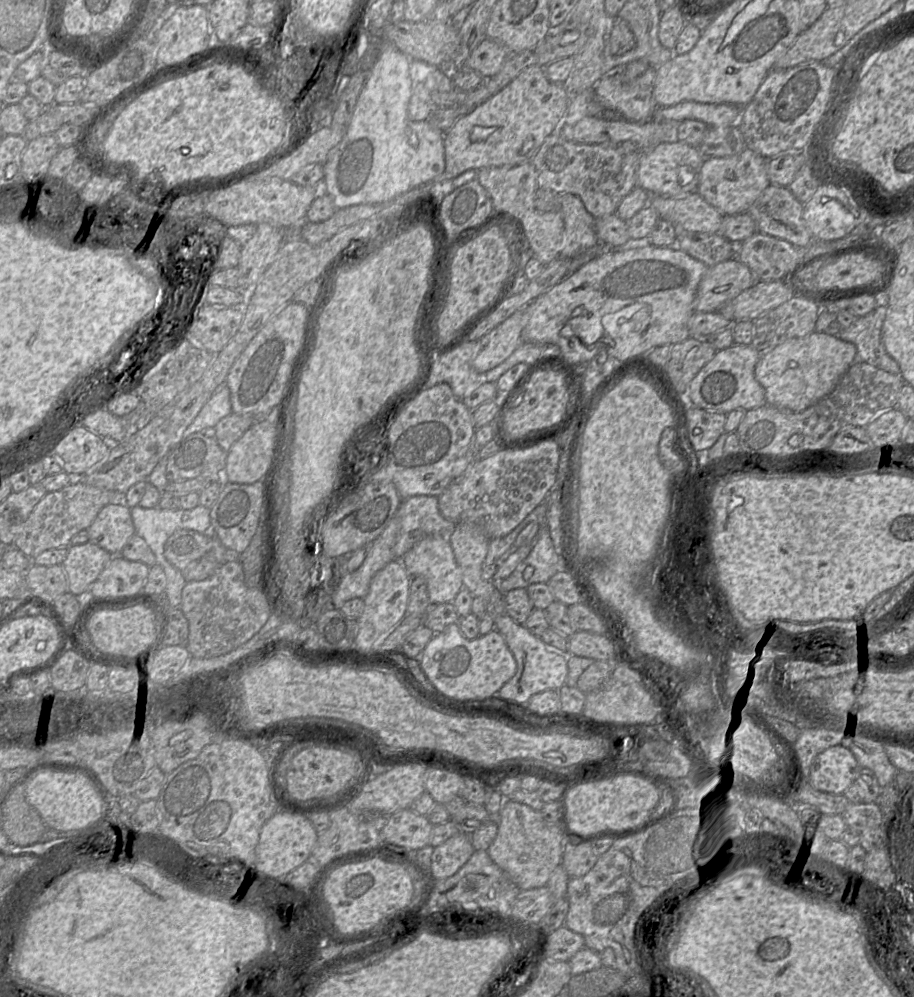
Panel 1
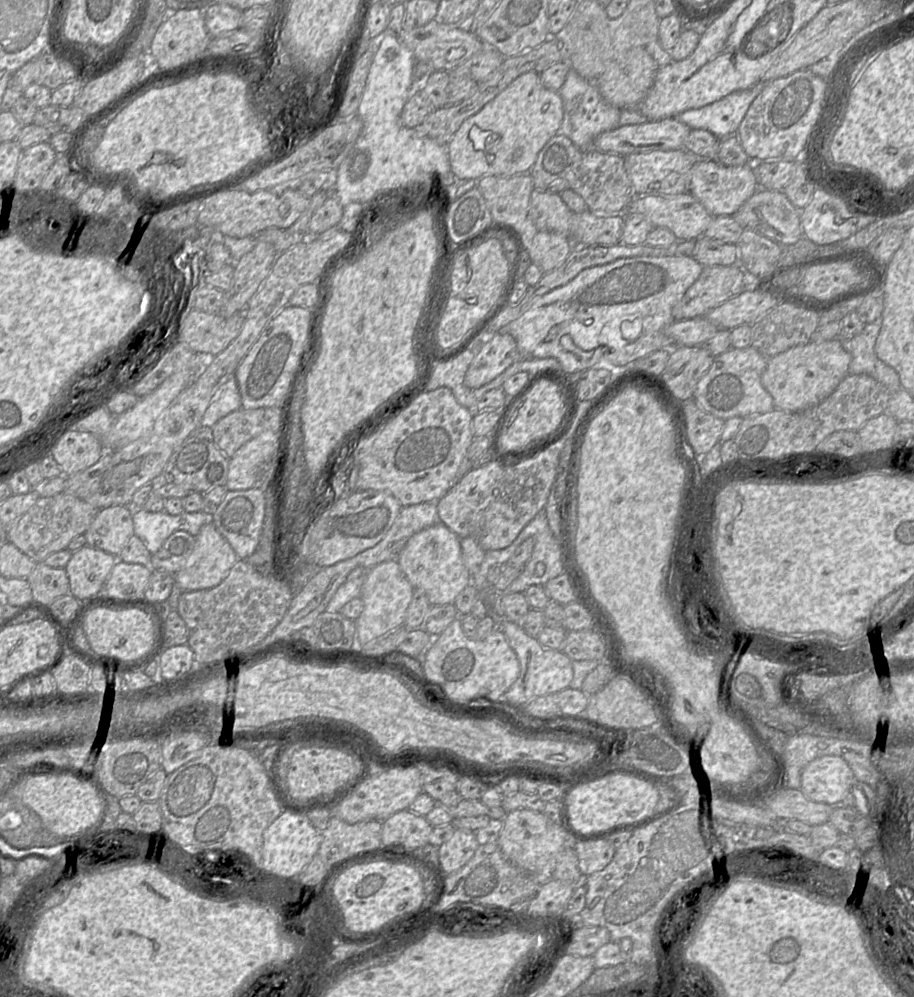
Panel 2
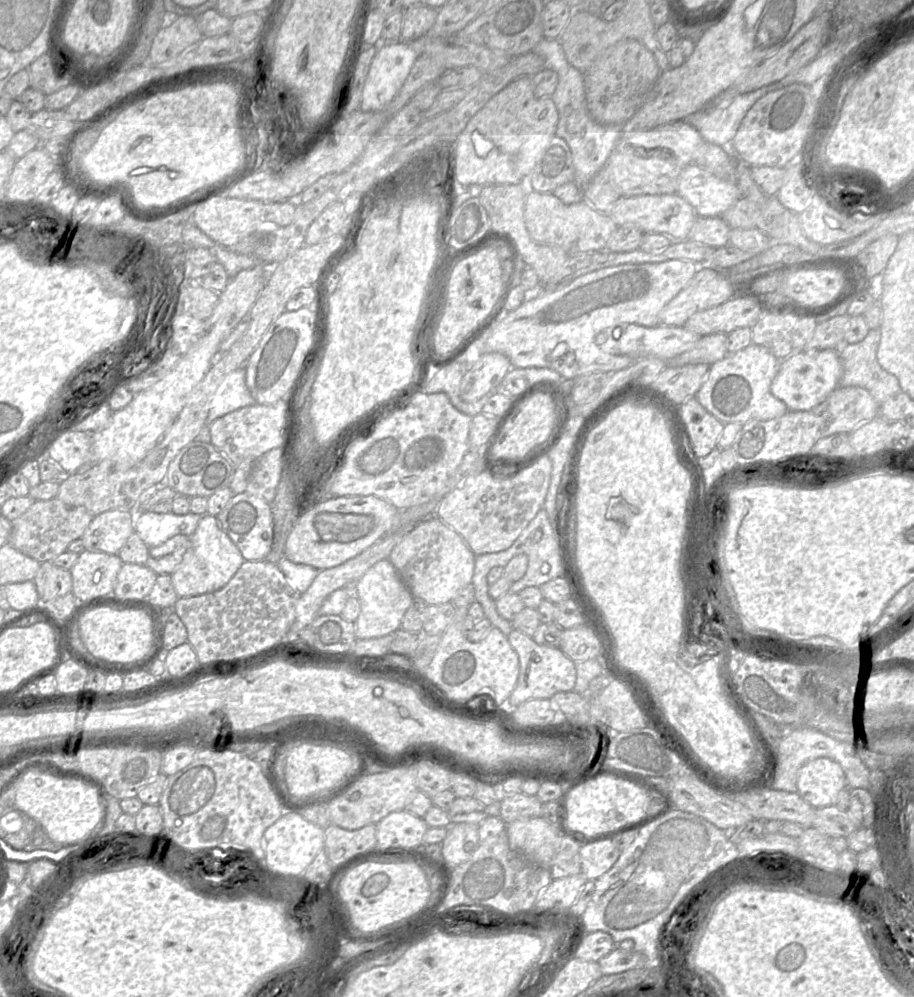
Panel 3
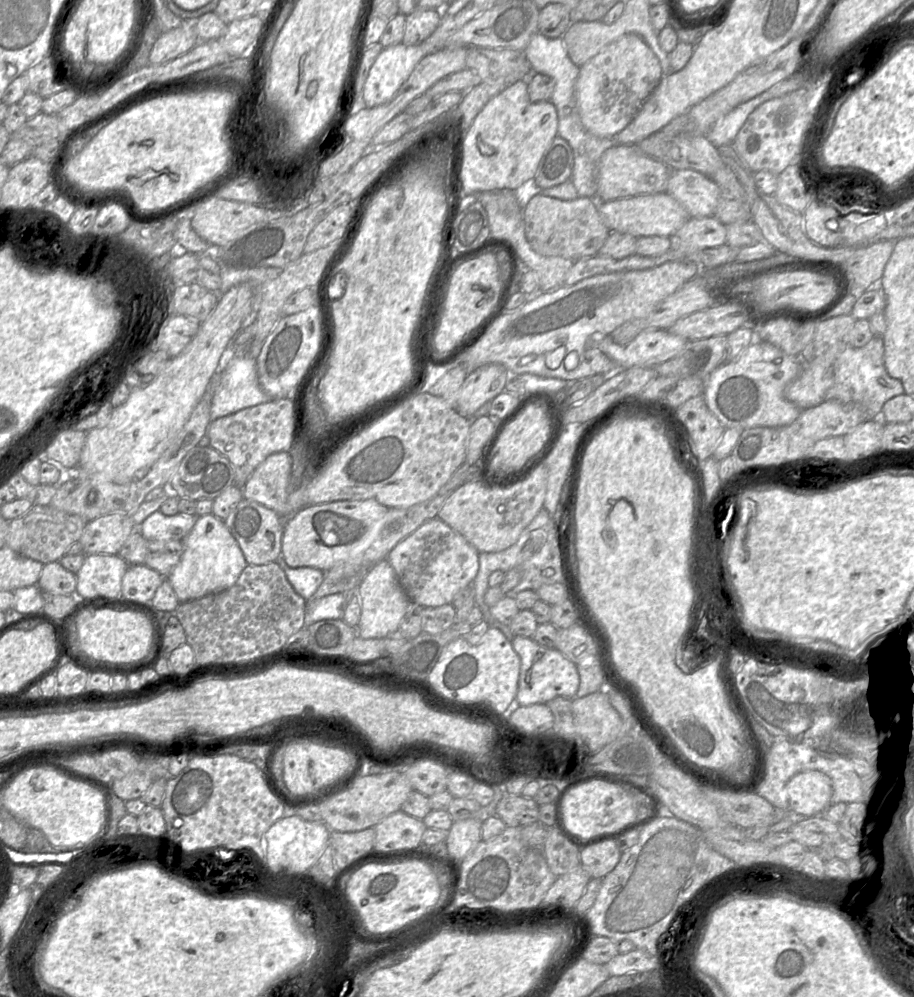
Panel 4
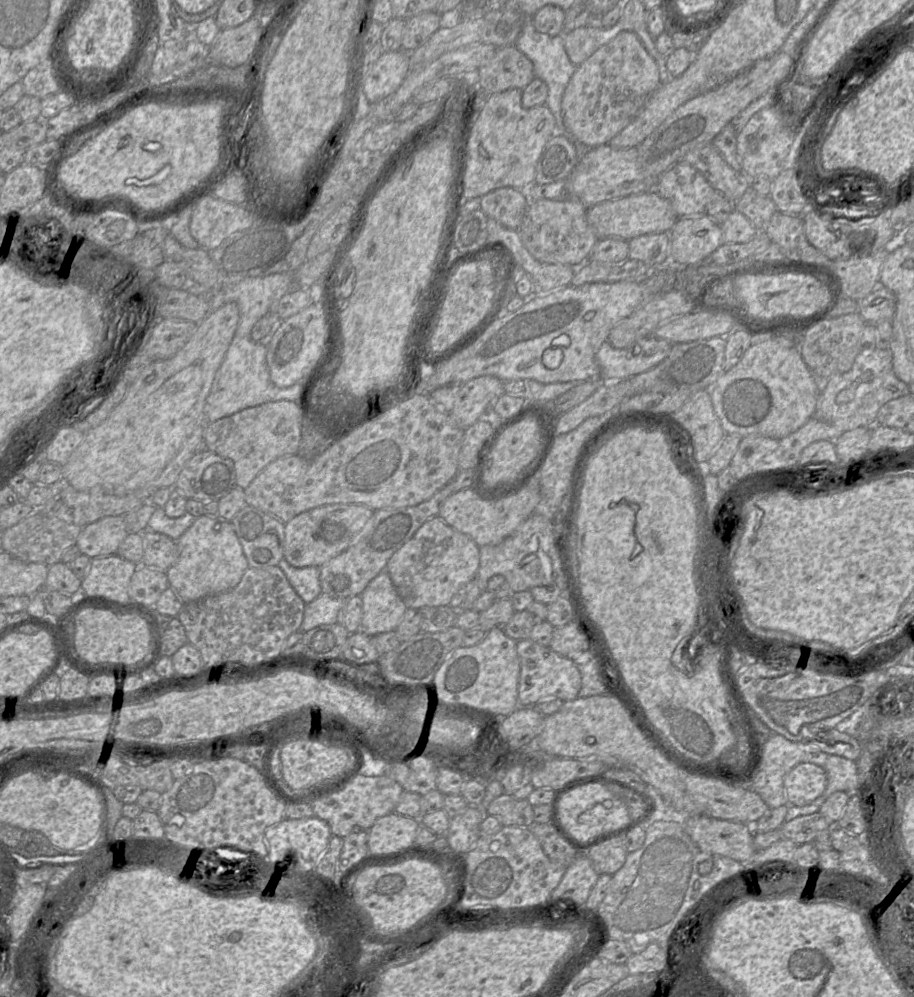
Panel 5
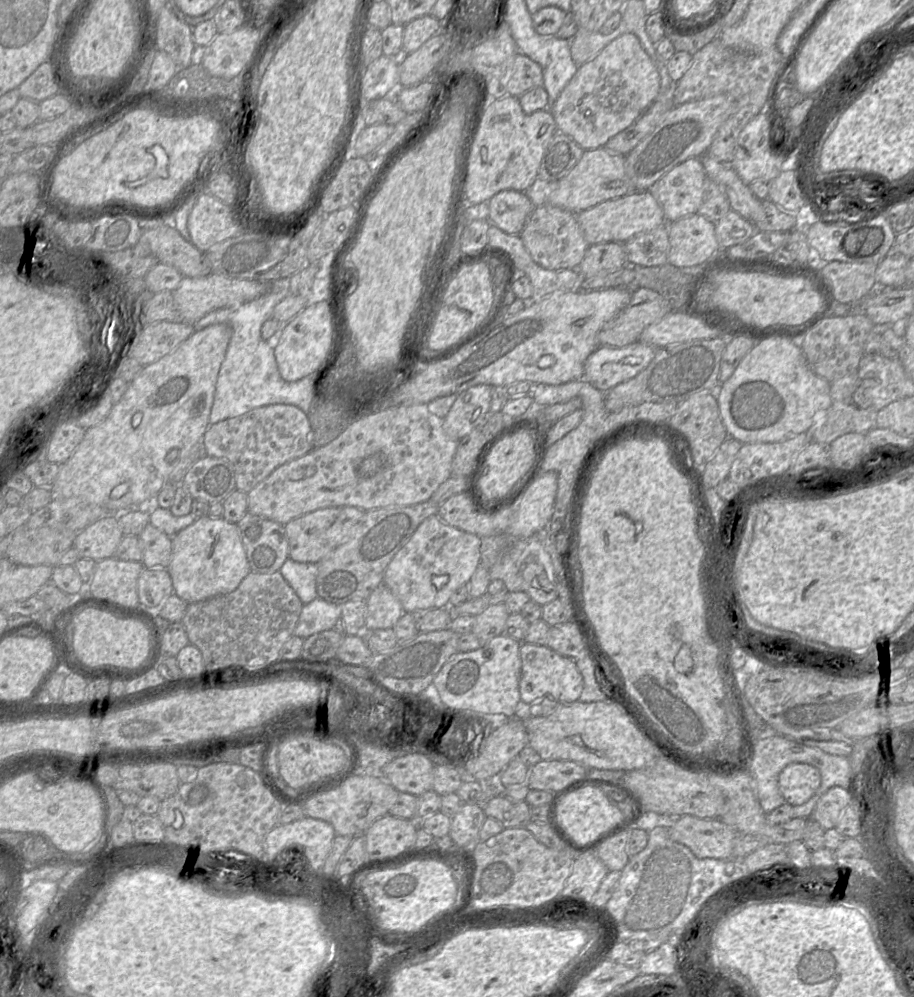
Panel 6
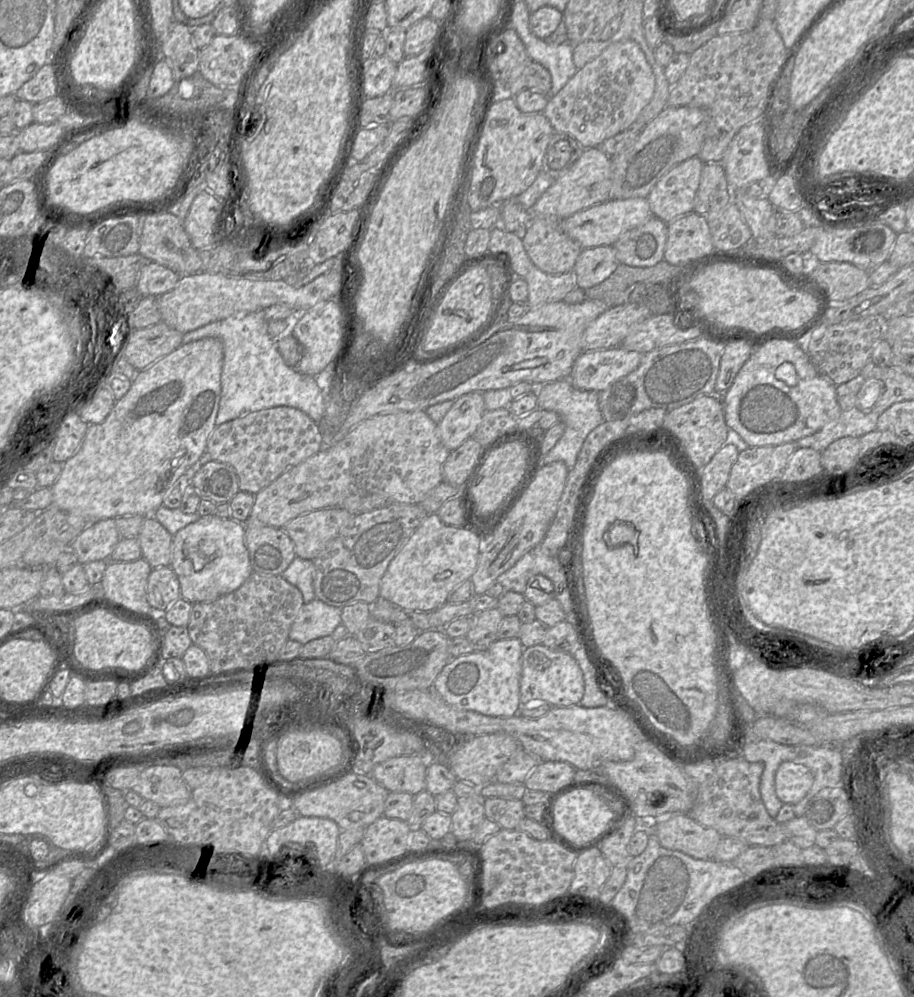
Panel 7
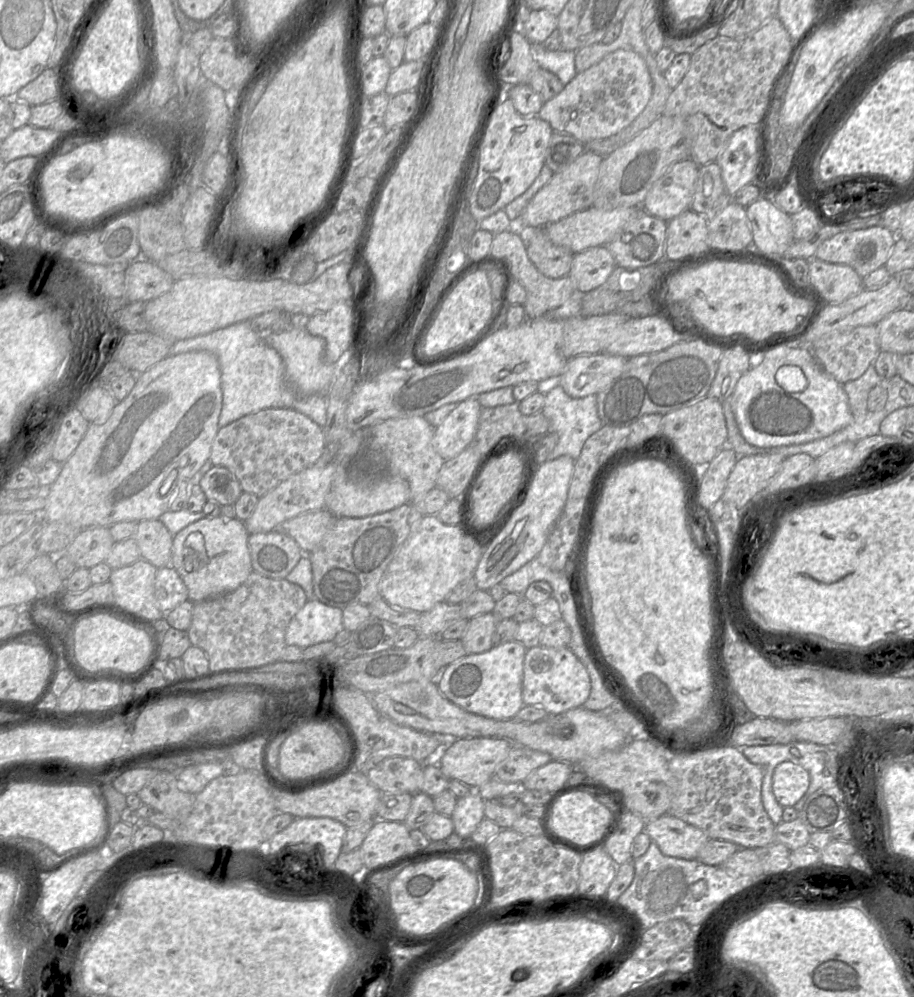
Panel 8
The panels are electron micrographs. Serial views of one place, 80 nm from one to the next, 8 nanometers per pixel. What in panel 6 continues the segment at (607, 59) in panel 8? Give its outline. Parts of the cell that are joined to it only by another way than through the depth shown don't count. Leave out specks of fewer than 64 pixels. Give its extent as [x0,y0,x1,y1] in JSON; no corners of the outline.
[550,33,659,151]

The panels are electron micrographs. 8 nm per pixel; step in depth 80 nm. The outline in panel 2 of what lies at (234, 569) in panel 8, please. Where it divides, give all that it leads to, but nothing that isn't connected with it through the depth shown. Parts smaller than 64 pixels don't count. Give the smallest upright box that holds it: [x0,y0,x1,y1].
[174,520,238,592]

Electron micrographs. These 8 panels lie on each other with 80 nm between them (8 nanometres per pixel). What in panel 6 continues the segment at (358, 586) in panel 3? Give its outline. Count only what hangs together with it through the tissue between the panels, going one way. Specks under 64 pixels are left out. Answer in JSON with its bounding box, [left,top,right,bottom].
[365,584,404,629]

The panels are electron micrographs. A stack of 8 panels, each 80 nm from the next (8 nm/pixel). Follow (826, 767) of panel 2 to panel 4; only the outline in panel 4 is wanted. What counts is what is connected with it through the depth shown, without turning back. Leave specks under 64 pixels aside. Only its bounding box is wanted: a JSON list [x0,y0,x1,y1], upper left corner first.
[787,770,832,816]

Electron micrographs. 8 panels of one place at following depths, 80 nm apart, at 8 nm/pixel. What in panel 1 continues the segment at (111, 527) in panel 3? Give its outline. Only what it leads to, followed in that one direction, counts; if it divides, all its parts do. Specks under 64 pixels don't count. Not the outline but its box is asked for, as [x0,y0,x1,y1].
[87,501,135,555]

